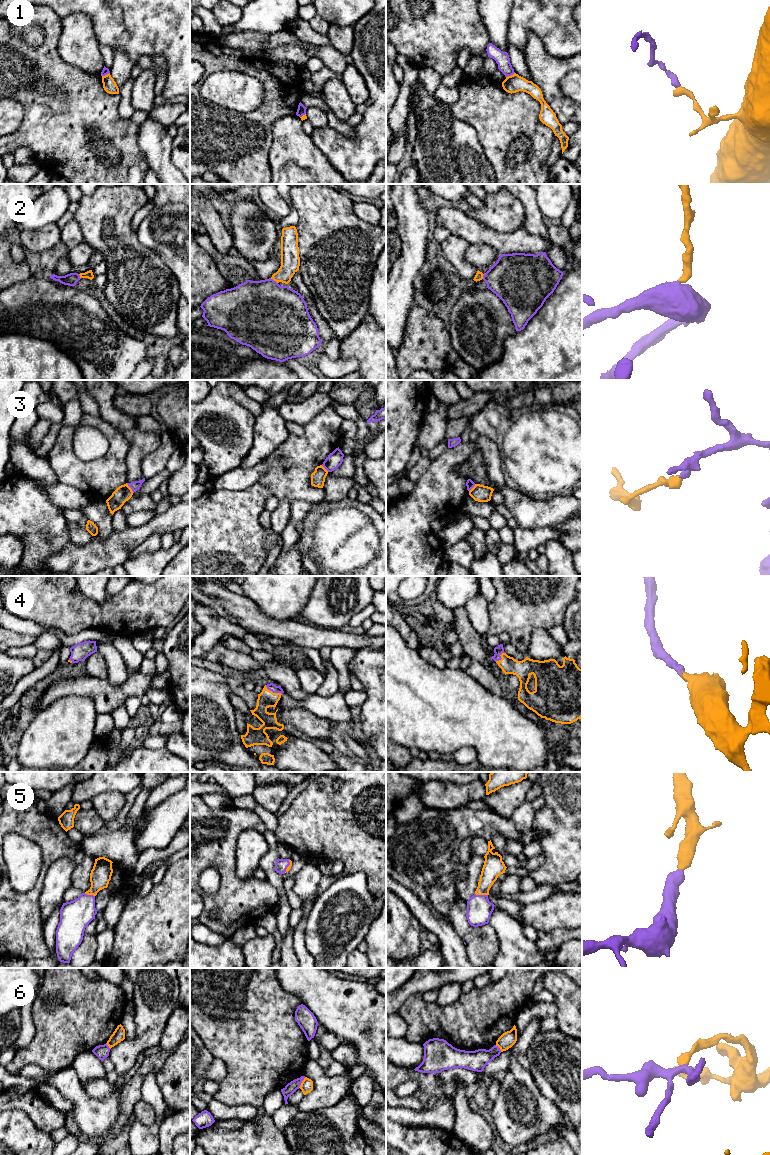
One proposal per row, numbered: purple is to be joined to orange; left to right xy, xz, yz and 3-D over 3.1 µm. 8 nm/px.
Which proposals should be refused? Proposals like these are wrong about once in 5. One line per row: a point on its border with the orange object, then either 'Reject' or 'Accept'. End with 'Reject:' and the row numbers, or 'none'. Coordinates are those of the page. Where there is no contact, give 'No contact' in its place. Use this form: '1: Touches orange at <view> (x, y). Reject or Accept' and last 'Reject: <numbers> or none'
1: Touches orange at yz (511, 75). Reject
2: Touches orange at xz (274, 280). Accept
3: Touches orange at xy (130, 488). Reject
4: Touches orange at xz (272, 692). Accept
5: Touches orange at yz (481, 894). Accept
6: Touches orange at xz (302, 1082). Reject
Reject: 1, 3, 6

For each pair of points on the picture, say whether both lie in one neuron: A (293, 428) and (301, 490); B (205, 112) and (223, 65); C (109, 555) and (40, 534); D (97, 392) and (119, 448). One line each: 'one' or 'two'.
A: two
B: one
C: two
D: two

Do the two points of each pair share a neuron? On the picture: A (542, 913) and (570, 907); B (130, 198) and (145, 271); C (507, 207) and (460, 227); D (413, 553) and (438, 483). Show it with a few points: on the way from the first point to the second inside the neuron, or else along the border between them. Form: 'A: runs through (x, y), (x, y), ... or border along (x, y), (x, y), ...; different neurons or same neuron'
A: runs through (549, 913), (563, 910); same neuron
B: runs through (123, 216), (123, 249), (127, 253); same neuron
C: border along (466, 212), (487, 227), (498, 231); different neurons
D: runs through (413, 536), (413, 515), (428, 500); same neuron

